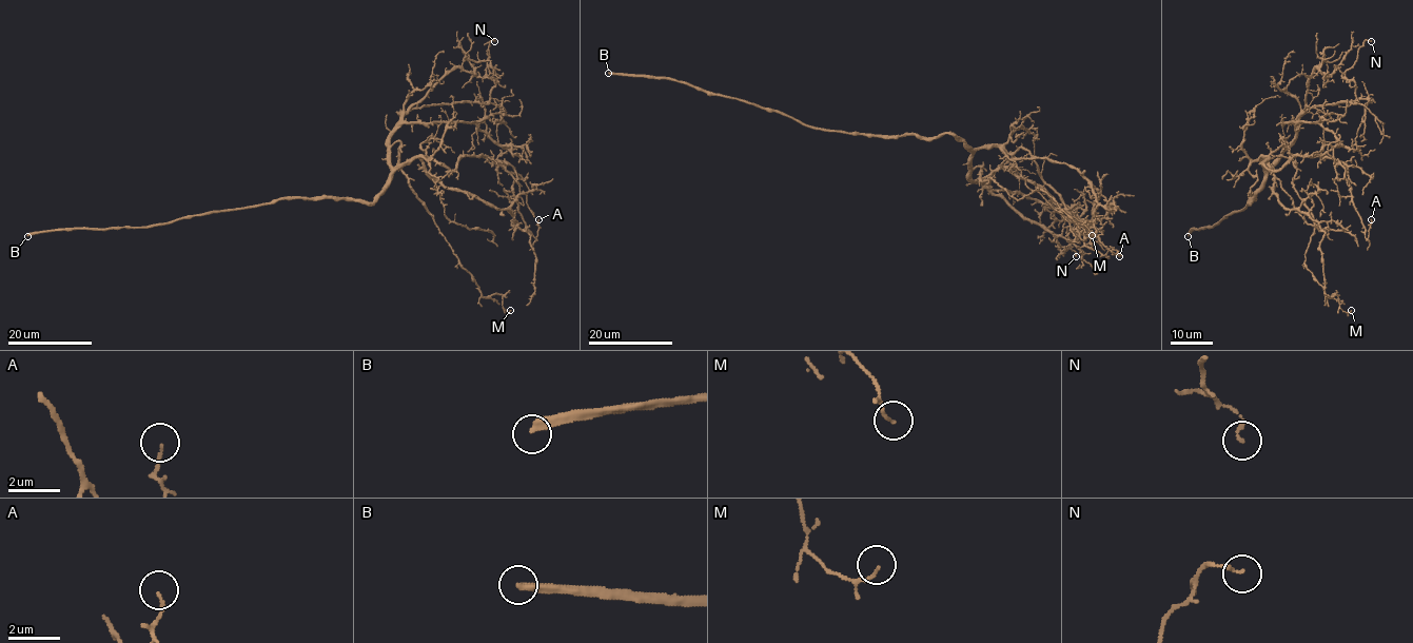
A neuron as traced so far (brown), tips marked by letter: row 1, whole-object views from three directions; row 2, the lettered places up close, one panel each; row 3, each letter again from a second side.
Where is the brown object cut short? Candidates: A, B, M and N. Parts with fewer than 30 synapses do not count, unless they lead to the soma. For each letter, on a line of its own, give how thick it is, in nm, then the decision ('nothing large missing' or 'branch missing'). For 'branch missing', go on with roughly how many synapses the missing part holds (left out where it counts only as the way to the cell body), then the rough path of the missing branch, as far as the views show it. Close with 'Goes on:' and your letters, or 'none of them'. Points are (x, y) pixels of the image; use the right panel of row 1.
A: 110 nm thick; nothing large missing
B: 300 nm thick; branch missing; about 300 synapses
M: 110 nm thick; nothing large missing
N: 140 nm thick; nothing large missing
Goes on: B

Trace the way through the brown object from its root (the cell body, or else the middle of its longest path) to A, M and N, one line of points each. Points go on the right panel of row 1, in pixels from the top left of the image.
A: (1250, 201), (1264, 180), (1262, 157), (1278, 170), (1296, 155), (1332, 156), (1345, 168), (1366, 238), (1371, 219)
M: (1250, 201), (1281, 140), (1315, 226), (1304, 267), (1351, 310)
N: (1250, 201), (1310, 108), (1355, 102), (1355, 82), (1341, 75), (1364, 42), (1371, 41)

